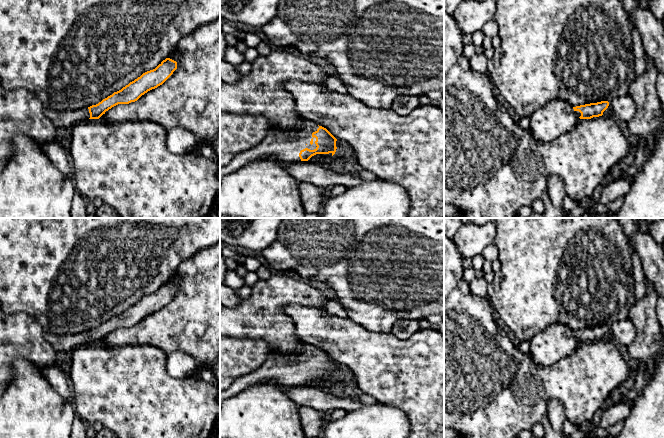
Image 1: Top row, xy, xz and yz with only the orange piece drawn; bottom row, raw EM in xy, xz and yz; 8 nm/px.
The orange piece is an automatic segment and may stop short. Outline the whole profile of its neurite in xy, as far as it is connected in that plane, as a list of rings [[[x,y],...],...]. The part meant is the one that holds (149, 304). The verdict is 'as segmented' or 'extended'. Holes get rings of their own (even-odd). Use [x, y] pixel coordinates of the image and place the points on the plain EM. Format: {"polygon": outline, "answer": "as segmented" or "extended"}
{"polygon": [[[166,282],[155,293],[143,297],[121,314],[103,323],[96,329],[74,335],[54,335],[45,333],[47,341],[58,355],[63,356],[80,345],[99,343],[106,335],[118,328],[137,325],[148,315],[162,309],[177,293],[177,286]]], "answer": "extended"}

